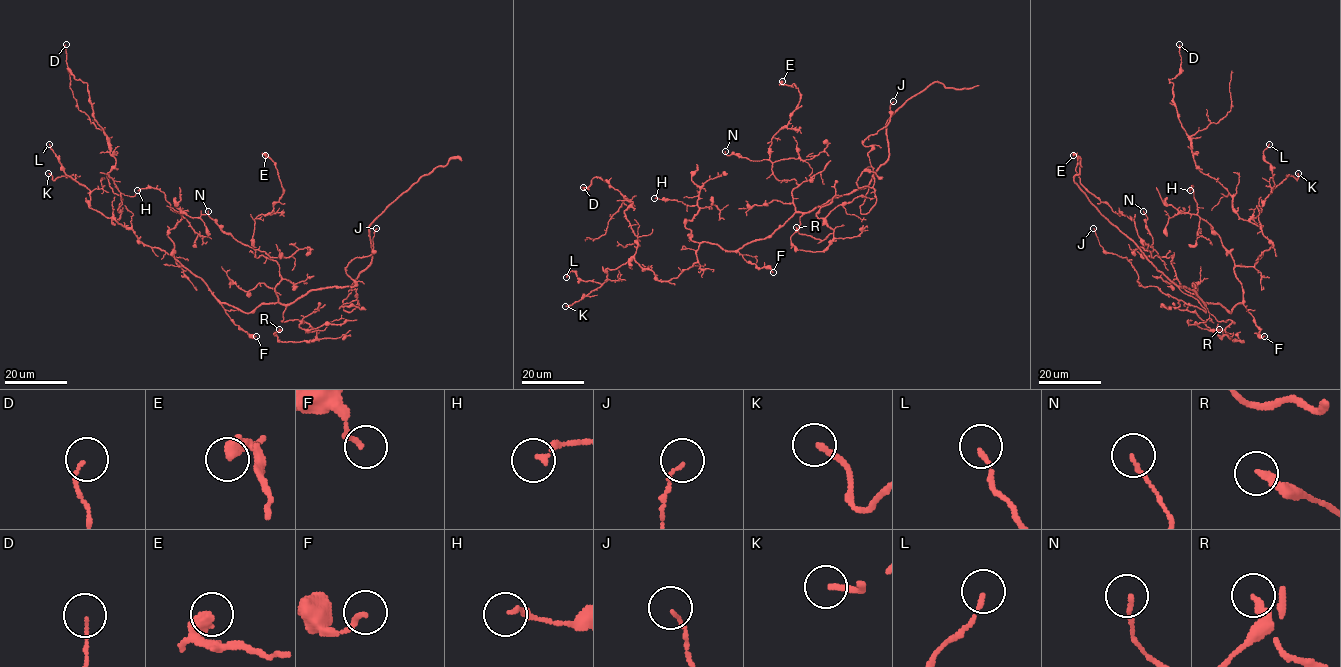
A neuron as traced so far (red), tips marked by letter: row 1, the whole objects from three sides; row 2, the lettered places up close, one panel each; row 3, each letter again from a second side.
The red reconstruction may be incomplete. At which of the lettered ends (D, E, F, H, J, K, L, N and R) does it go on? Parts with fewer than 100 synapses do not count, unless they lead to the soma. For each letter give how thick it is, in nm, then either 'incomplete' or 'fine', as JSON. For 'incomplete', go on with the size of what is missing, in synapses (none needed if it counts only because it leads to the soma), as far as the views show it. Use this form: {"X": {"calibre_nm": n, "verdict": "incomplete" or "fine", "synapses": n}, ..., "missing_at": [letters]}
{"D": {"calibre_nm": 100, "verdict": "fine"}, "E": {"calibre_nm": 320, "verdict": "fine"}, "F": {"calibre_nm": 170, "verdict": "fine"}, "H": {"calibre_nm": 170, "verdict": "fine"}, "J": {"calibre_nm": 80, "verdict": "fine"}, "K": {"calibre_nm": 180, "verdict": "fine"}, "L": {"calibre_nm": 140, "verdict": "fine"}, "N": {"calibre_nm": 130, "verdict": "fine"}, "R": {"calibre_nm": 260, "verdict": "fine"}, "missing_at": []}

